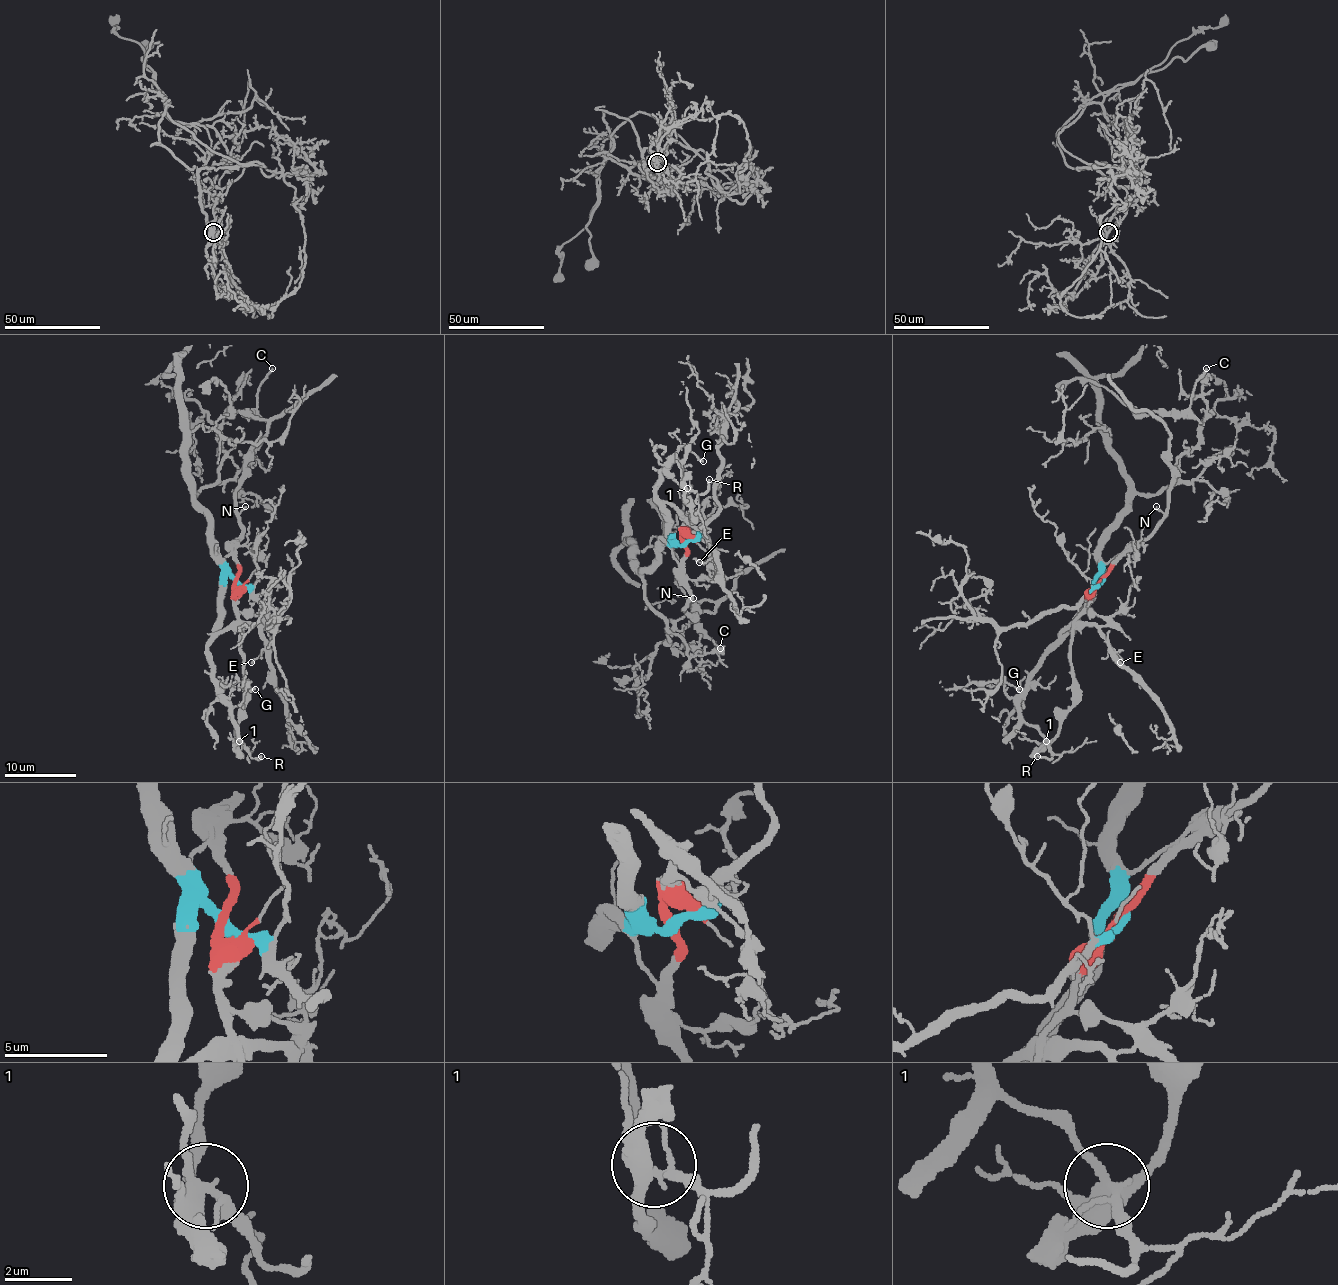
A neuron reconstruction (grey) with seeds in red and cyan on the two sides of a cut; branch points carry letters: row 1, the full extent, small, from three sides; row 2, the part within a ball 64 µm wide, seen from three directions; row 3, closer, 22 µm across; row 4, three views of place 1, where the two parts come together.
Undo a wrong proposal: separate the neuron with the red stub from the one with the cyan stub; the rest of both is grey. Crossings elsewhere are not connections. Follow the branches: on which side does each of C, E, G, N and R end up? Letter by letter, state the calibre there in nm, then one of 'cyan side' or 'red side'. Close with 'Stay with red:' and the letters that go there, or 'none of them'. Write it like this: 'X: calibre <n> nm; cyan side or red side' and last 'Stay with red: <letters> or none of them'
C: calibre 170 nm; red side
E: calibre 100 nm; cyan side
G: calibre 130 nm; cyan side
N: calibre 160 nm; red side
R: calibre 170 nm; cyan side
Stay with red: C, N

